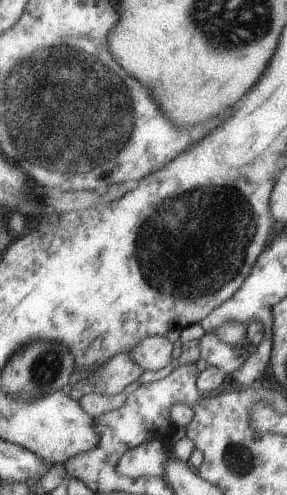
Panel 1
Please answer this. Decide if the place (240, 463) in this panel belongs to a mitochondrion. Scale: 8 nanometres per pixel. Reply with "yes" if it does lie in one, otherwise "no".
yes

